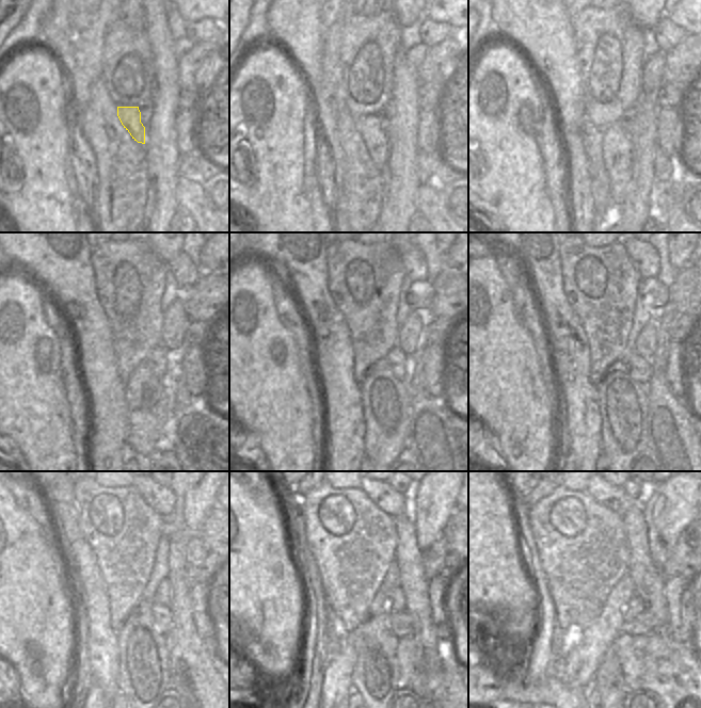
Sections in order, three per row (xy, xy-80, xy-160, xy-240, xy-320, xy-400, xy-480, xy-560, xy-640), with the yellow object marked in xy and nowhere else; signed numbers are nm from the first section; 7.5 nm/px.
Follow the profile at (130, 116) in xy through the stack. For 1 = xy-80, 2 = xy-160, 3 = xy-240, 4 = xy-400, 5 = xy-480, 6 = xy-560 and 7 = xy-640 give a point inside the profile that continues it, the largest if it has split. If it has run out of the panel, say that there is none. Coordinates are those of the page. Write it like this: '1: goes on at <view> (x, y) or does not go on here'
1: goes on at xy-80 (370, 127)
2: goes on at xy-160 (617, 149)
3: goes on at xy-240 (152, 425)
4: goes on at xy-400 (622, 401)
5: goes on at xy-480 (143, 676)
6: goes on at xy-560 (375, 675)
7: goes on at xy-640 (608, 680)

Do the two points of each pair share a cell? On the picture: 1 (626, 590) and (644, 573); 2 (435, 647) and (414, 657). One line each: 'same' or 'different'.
1: different
2: different

